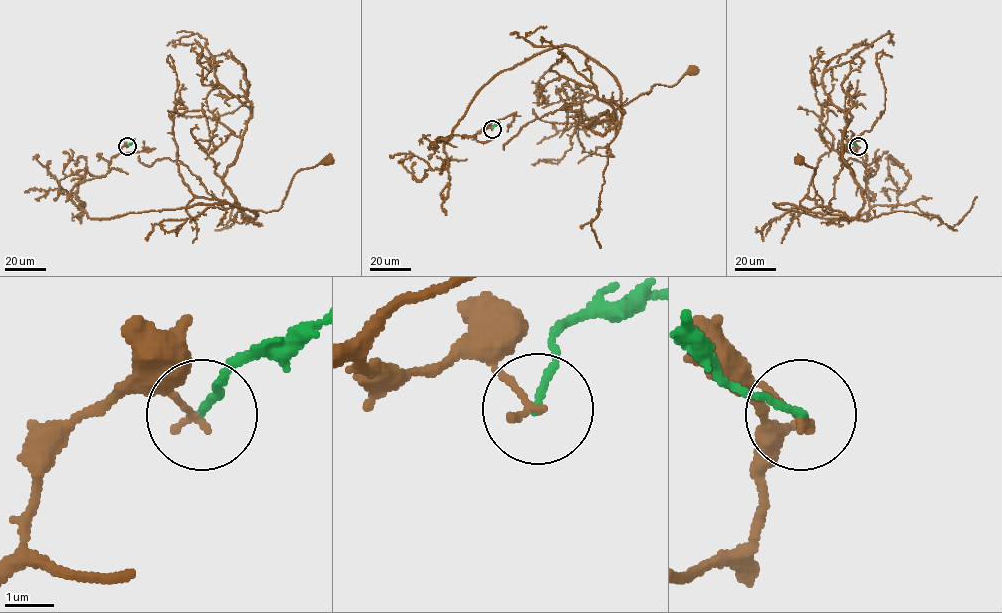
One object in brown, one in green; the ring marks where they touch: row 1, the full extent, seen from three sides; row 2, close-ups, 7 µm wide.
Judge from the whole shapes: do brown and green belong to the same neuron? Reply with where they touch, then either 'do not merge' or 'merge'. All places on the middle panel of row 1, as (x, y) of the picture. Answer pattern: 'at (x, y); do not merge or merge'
at (492, 129); do not merge

